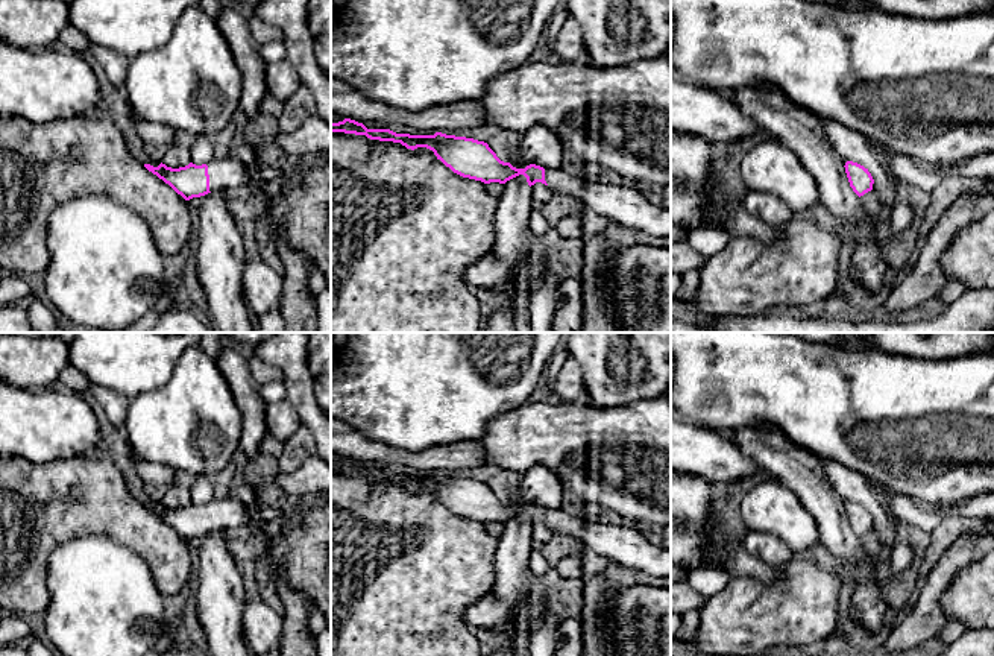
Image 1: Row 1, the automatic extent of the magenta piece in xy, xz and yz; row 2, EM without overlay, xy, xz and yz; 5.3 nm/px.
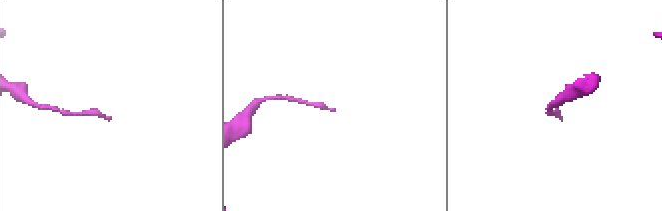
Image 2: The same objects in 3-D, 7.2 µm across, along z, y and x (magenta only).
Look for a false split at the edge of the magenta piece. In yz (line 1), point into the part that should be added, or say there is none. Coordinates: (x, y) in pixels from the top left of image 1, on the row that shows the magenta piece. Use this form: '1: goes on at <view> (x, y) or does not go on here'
1: does not go on here

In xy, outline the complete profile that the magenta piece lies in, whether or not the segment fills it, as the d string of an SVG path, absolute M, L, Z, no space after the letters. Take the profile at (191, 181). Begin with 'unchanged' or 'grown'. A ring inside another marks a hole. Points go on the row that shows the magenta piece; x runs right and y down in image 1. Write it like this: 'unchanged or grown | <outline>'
grown | M212 158L208 164L196 166L190 162L185 167L171 169L165 164L144 167L168 184L185 200L200 197L208 193L222 193L225 190L249 191L249 184L260 179L264 184L278 181L284 182L288 175L290 164L284 167L272 167L260 161L249 167L235 158Z

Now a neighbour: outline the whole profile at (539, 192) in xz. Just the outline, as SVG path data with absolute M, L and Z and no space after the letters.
M536 182L531 185L531 199L540 202L542 205L548 203L552 197L552 193L548 185Z

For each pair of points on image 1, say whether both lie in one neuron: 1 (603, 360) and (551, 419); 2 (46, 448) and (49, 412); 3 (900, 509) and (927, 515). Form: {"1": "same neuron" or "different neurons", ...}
{"1": "different neurons", "2": "same neuron", "3": "same neuron"}

